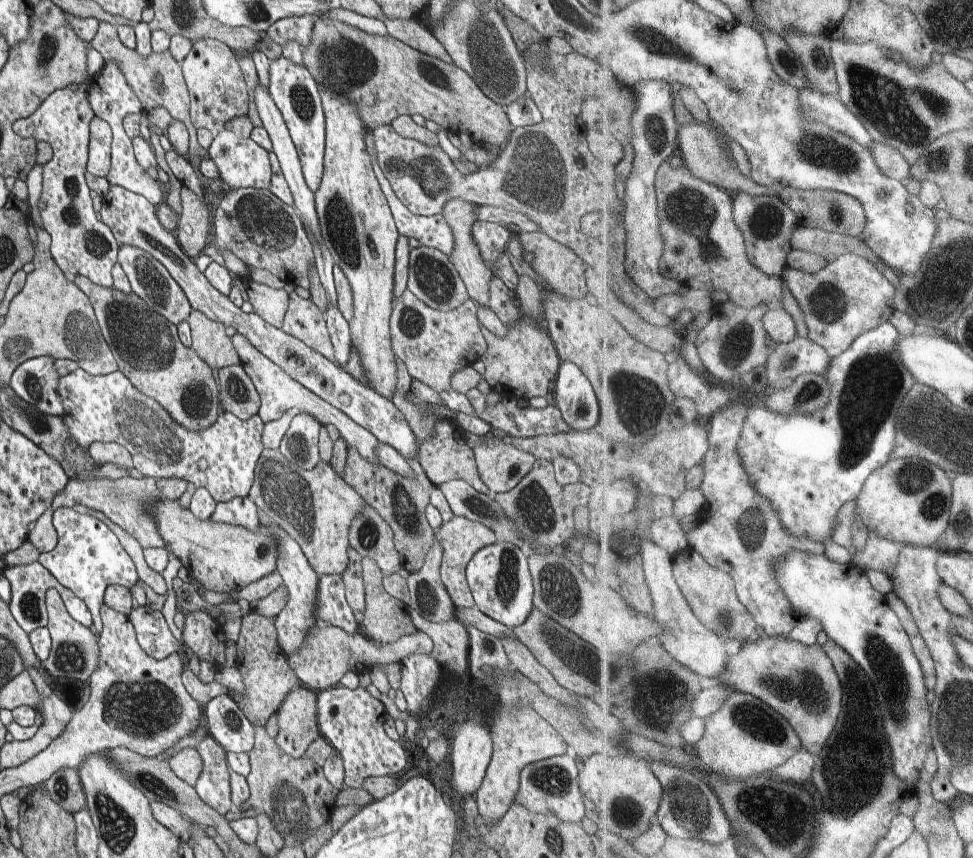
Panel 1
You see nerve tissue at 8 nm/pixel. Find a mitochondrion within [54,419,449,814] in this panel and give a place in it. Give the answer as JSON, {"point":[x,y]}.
{"point":[145,709]}

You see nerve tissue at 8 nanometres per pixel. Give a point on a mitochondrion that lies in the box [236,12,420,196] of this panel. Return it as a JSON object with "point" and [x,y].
{"point":[346,63]}

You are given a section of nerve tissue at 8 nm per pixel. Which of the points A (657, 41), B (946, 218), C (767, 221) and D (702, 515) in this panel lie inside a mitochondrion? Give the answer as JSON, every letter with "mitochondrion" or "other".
{"A":"mitochondrion","B":"other","C":"mitochondrion","D":"other"}

